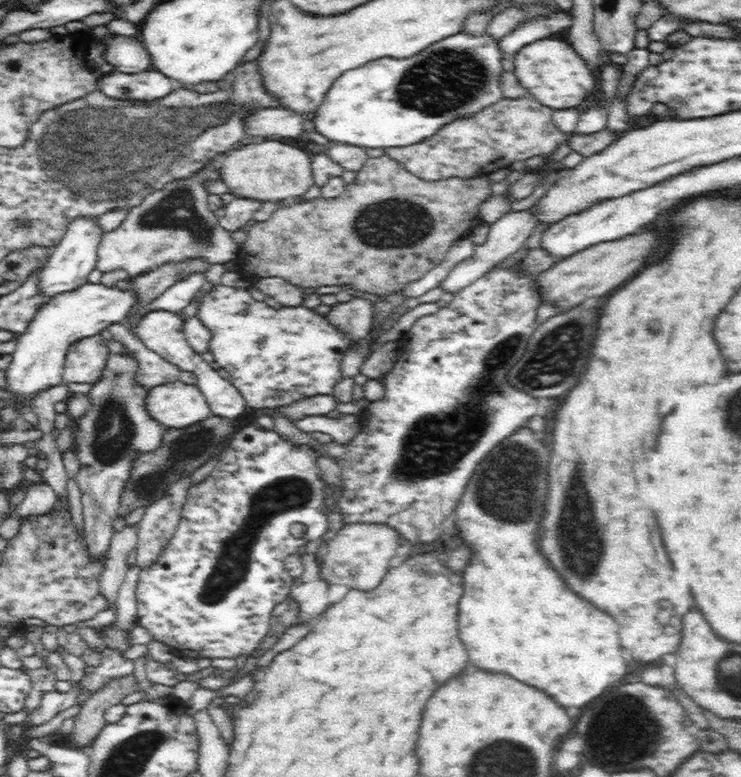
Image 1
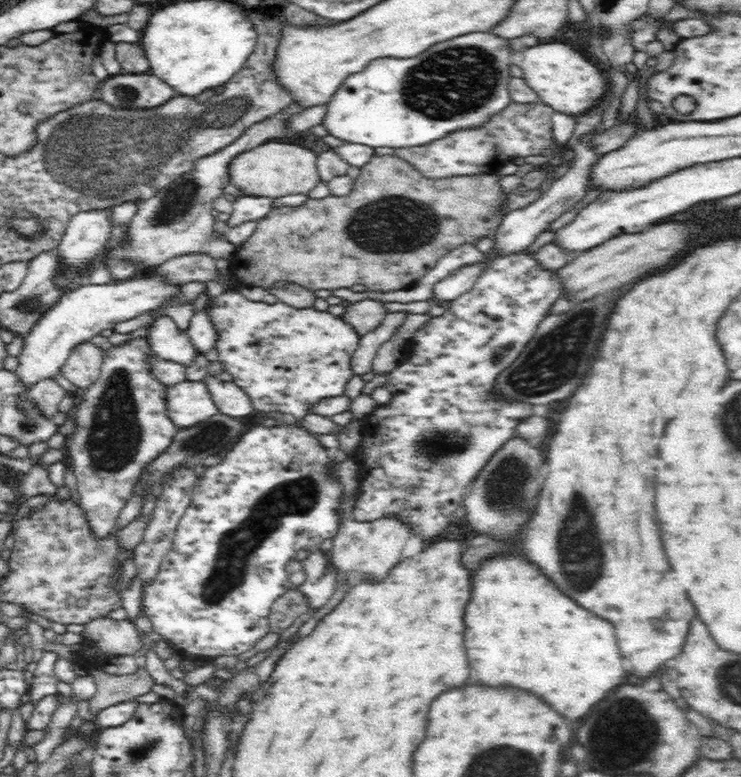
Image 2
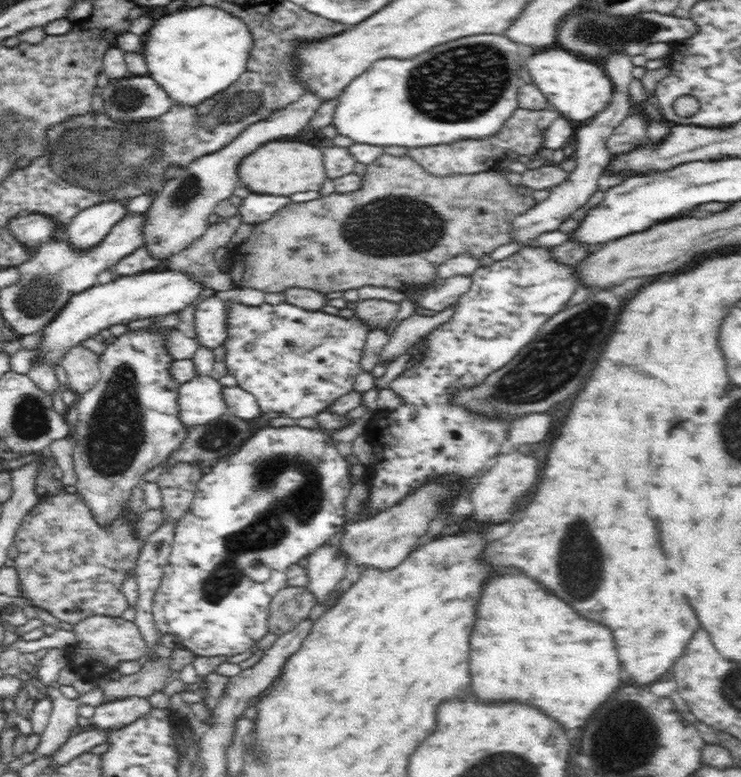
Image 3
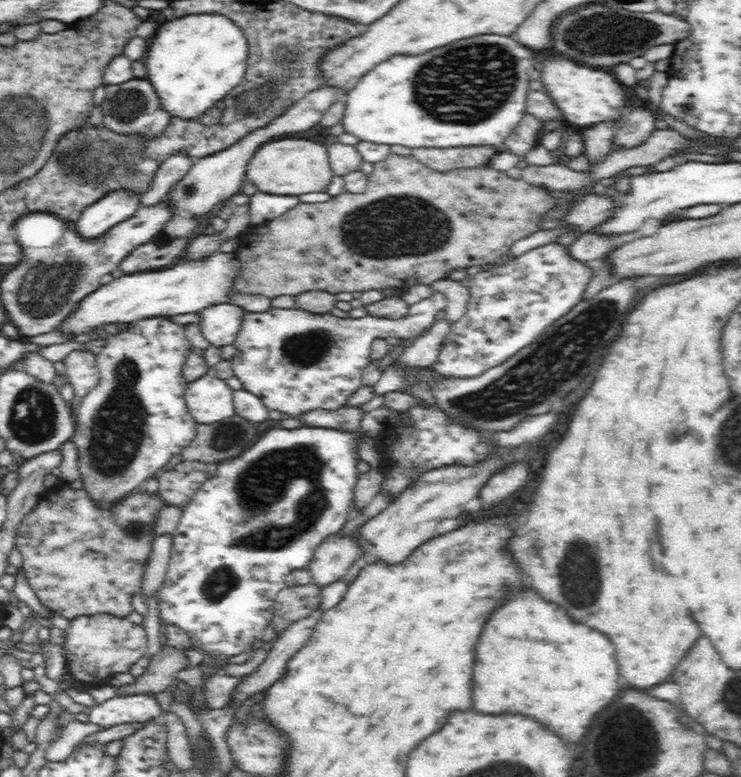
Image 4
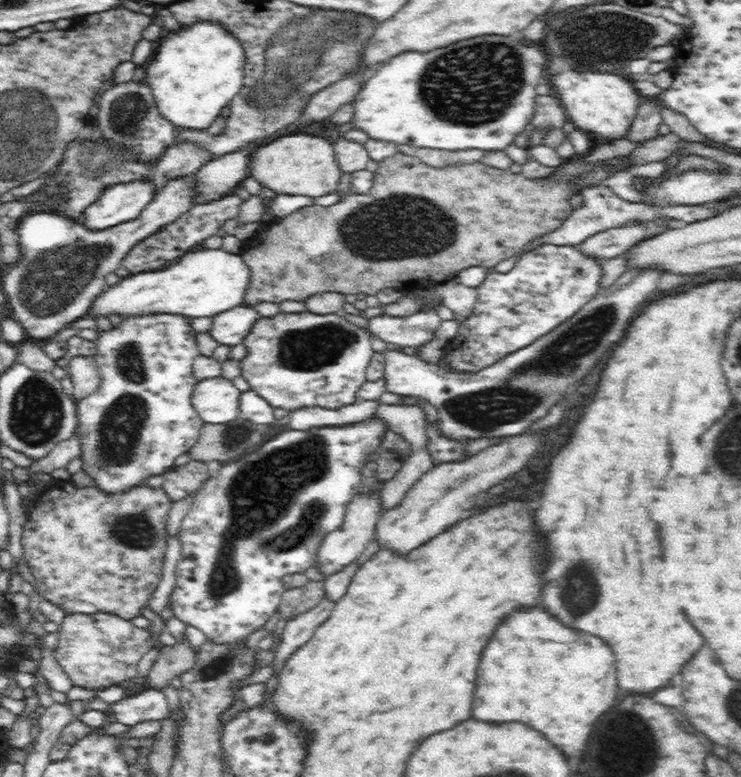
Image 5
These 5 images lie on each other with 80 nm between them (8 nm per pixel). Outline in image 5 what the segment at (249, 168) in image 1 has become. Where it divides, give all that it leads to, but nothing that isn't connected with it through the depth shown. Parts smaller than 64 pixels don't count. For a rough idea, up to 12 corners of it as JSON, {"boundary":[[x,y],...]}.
{"boundary":[[284,135],[253,148],[250,176],[278,195],[335,193],[334,144]]}

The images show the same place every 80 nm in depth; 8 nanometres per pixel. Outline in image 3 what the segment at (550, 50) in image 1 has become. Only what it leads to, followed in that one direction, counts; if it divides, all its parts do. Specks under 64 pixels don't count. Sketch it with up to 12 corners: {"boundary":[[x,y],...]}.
{"boundary":[[562,47],[524,68],[568,121],[589,122],[609,105],[602,67]]}

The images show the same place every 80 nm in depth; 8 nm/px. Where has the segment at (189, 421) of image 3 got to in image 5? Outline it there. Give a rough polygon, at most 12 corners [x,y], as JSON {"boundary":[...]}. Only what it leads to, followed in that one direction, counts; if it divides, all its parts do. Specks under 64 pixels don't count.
{"boundary":[[207,378],[194,388],[194,409],[205,423],[240,417],[231,380]]}

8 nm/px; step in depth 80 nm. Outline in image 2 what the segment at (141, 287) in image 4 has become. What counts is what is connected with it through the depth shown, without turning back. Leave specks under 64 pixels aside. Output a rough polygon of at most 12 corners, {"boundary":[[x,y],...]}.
{"boundary":[[160,278],[86,283],[22,336],[29,390],[74,346],[176,294]]}

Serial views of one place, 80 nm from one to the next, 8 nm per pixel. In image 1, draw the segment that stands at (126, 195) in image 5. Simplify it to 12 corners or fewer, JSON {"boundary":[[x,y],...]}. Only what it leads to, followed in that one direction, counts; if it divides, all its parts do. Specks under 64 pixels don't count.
{"boundary":[[75,218],[50,248],[40,294],[49,300],[88,283],[102,230]]}

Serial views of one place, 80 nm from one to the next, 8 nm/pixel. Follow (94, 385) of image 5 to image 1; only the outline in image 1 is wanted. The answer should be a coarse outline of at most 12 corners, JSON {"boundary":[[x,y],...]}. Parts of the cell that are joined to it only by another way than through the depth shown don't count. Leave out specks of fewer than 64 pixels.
{"boundary":[[100,333],[73,342],[64,382],[97,381],[110,354]]}

